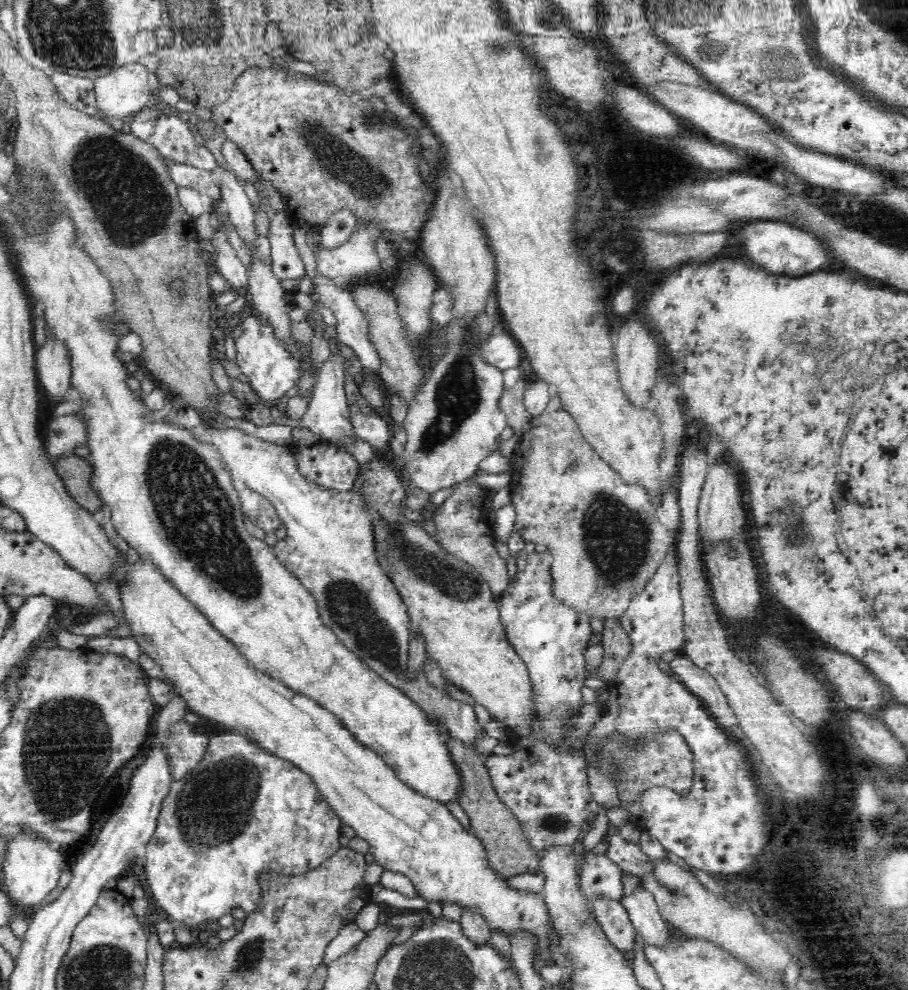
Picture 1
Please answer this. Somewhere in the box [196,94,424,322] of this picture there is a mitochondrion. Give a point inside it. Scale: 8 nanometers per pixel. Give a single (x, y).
(352, 167)

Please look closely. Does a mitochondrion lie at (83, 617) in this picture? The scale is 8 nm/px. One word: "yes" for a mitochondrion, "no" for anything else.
yes

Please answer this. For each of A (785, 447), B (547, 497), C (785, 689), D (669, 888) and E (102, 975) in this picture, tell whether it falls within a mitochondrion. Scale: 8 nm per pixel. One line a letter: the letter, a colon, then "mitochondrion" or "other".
A: mitochondrion
B: other
C: mitochondrion
D: mitochondrion
E: mitochondrion

